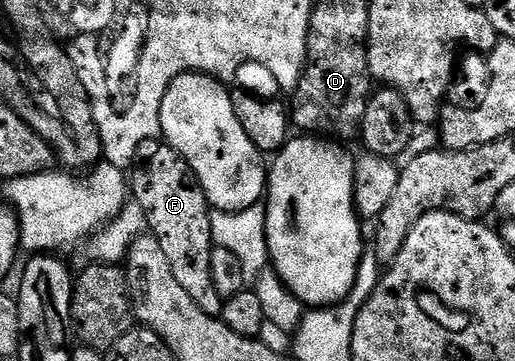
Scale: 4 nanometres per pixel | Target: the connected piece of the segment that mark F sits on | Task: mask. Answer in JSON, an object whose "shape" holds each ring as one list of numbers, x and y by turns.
{"shape":[[166,142,157,143,156,146,157,148,148,157,147,155,143,157,144,164,137,163,131,169,131,195,134,197,134,203,142,206,147,231,156,239,158,246,162,246,166,259,170,261,170,270,174,270,174,278,178,278,182,290,186,290,186,294,194,298,194,306,198,306,206,314,219,317,225,301,218,294,218,290,214,290,214,278,210,278,210,254,214,245,212,243,212,212,208,199,198,178,182,158,182,154,178,154]]}

